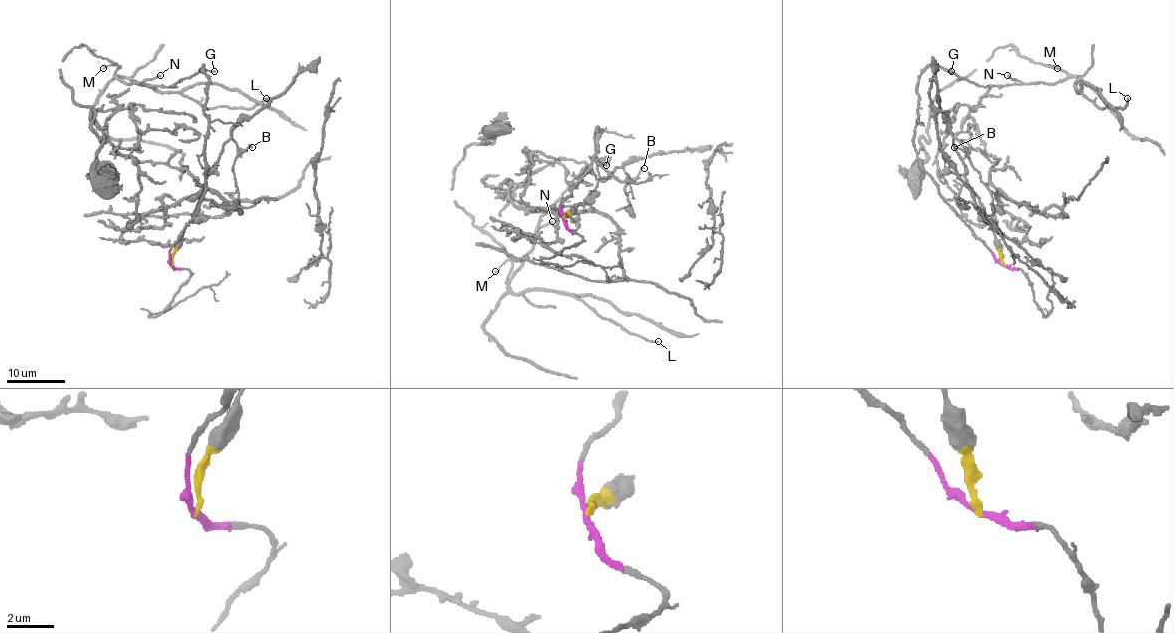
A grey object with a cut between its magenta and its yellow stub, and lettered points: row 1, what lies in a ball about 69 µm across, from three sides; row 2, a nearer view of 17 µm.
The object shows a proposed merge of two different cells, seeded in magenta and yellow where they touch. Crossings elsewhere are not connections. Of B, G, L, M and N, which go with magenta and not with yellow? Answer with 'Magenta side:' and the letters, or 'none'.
Magenta side: G, L, M, N

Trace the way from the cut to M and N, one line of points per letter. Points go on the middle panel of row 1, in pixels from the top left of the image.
M: (563, 217), (597, 153), (596, 128), (592, 163), (541, 217), (519, 269), (507, 281), (510, 260), (494, 272)
N: (563, 217), (561, 204), (597, 153), (596, 128), (600, 132), (592, 163), (541, 217), (535, 234), (552, 221)

